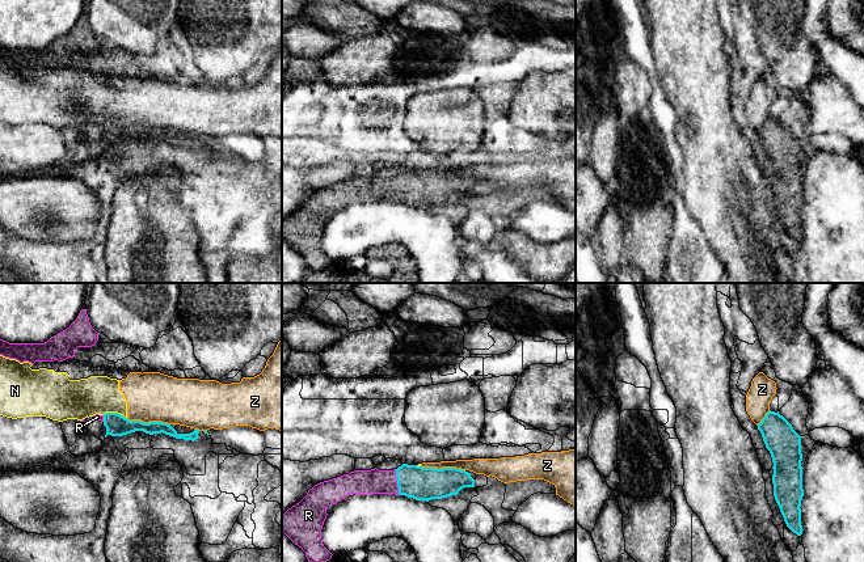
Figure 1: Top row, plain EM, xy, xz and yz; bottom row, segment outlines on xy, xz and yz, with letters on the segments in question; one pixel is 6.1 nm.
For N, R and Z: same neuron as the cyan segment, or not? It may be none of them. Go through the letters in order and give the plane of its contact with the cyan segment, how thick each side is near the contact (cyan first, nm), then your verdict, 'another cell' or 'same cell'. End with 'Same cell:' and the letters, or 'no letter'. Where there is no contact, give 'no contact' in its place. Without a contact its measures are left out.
N: contact in xy; calibres 140 and 240 nm; another cell
R: contact in xz; calibres 200 and 160 nm; same cell
Z: contact in xz; calibres 200 and 100 nm; another cell
Same cell: R

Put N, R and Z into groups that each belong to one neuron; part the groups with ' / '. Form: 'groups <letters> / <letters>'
groups N Z / R

